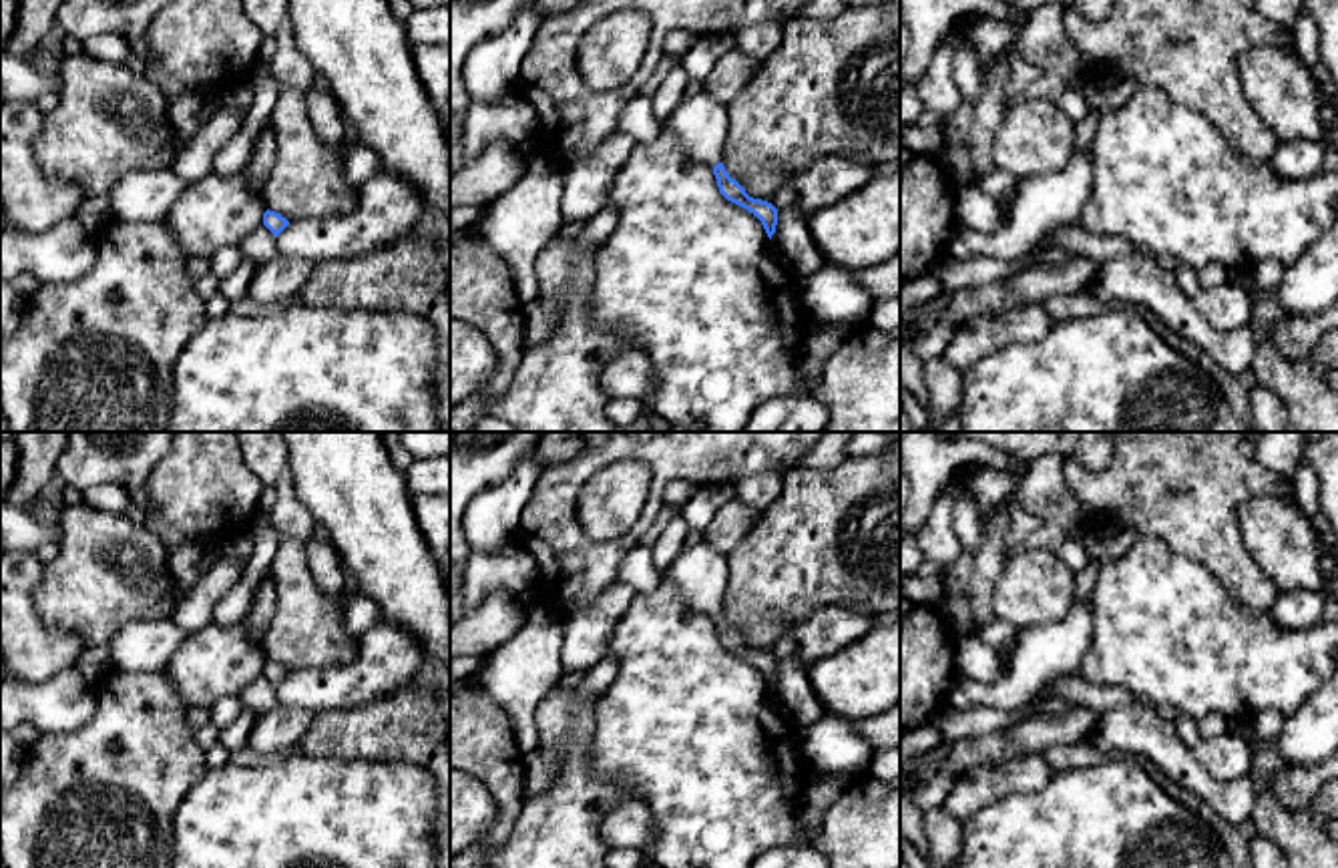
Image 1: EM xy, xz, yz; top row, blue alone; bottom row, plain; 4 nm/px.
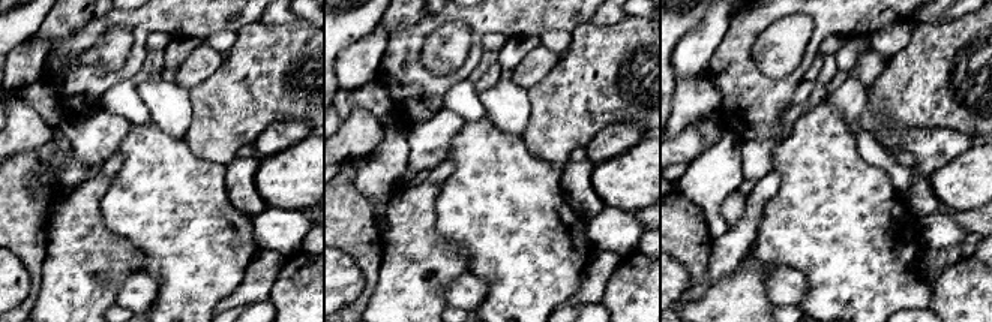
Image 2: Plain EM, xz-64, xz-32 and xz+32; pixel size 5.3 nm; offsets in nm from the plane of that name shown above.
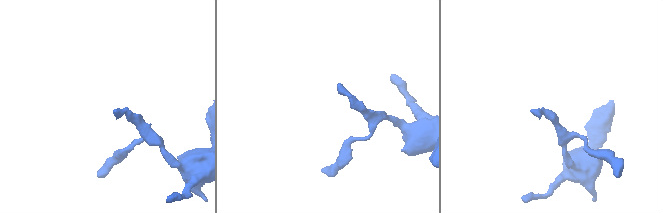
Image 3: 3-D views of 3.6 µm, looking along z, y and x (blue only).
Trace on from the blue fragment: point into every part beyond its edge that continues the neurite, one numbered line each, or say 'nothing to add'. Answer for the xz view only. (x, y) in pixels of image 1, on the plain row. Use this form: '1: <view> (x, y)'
1: xz (700, 573)

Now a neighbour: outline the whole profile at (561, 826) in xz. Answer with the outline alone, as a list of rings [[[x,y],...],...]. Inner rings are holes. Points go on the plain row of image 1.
[[[579,687],[548,691],[534,711],[538,751],[559,753],[554,780],[528,798],[500,848],[486,852],[496,868],[607,868],[605,816],[633,792],[591,774],[595,703]]]

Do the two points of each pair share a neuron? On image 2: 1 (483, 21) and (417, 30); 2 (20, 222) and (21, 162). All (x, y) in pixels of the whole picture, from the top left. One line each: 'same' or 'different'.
1: same
2: same

